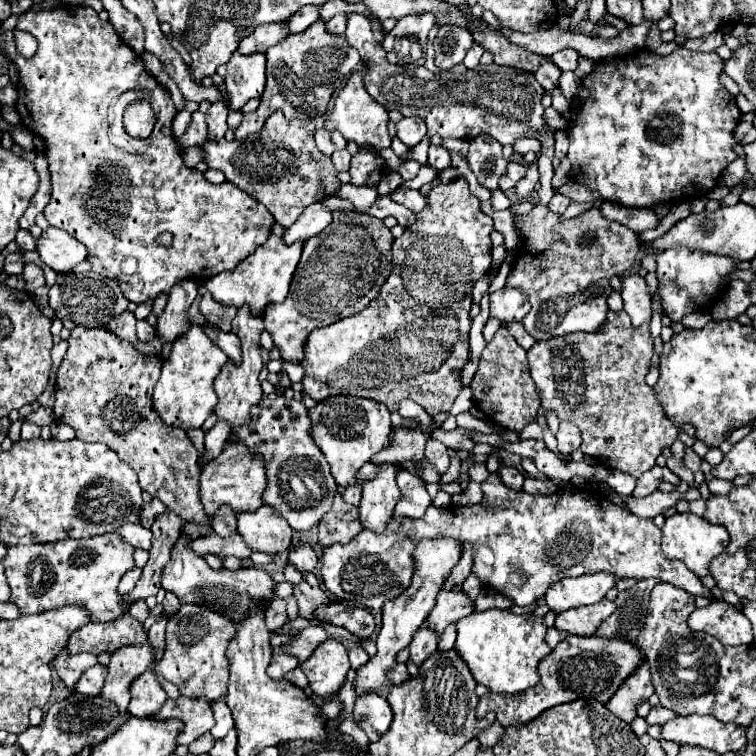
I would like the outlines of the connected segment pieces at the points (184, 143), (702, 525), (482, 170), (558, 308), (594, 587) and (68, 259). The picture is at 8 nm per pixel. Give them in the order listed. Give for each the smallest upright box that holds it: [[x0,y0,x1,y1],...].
[[179,111,209,149],[663,513,729,577],[467,135,507,191],[505,129,639,341],[545,571,617,611],[35,227,87,273]]

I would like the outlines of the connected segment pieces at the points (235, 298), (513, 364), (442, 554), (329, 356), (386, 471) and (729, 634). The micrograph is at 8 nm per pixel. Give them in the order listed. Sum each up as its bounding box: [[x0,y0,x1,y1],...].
[[205,225,303,315],[471,327,541,433],[353,537,463,695],[301,177,493,415],[359,463,399,531],[689,601,753,645]]

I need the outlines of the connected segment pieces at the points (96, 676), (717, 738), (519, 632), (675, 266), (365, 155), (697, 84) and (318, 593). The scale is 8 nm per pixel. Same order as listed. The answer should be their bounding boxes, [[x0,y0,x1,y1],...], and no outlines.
[[75,665,105,697],[663,717,747,755],[455,609,551,693],[657,249,735,321],[351,147,383,185],[567,47,741,207],[293,583,331,617]]

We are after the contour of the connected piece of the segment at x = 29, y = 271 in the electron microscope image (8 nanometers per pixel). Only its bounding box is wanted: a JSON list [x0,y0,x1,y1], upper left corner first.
[23,263,45,291]

